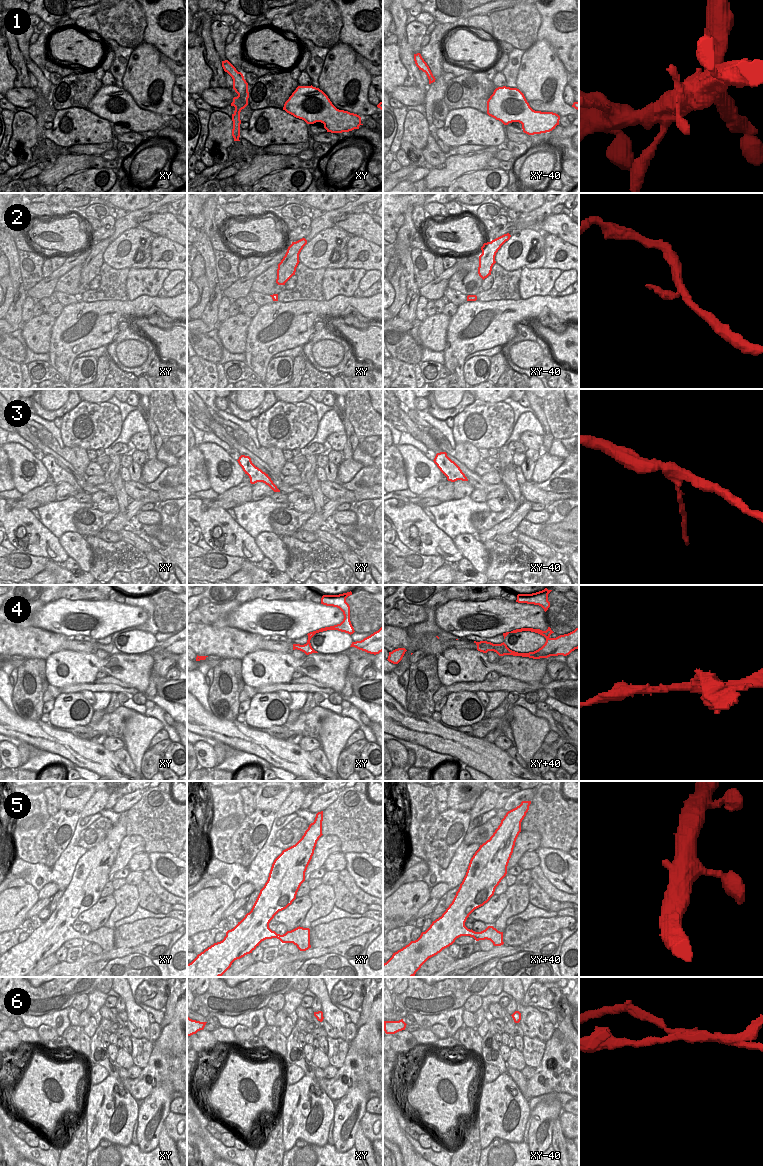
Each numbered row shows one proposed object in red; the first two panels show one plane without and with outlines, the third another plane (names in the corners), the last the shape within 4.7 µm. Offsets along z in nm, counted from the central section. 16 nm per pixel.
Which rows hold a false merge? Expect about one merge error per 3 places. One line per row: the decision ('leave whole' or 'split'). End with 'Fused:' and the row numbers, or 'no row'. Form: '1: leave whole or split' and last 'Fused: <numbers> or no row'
1: leave whole
2: leave whole
3: leave whole
4: split
5: leave whole
6: split
Fused: 4, 6

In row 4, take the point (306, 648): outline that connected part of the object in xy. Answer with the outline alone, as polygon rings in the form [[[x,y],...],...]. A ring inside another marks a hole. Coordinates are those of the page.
[[[308,642],[304,645],[293,644],[293,650],[295,649],[304,652],[306,655],[312,654],[312,653],[318,653],[312,648],[311,643],[309,644]]]

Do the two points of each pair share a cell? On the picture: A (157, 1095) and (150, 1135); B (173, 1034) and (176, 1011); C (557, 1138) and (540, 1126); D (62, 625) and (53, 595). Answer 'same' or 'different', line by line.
A: same
B: same
C: different
D: different

